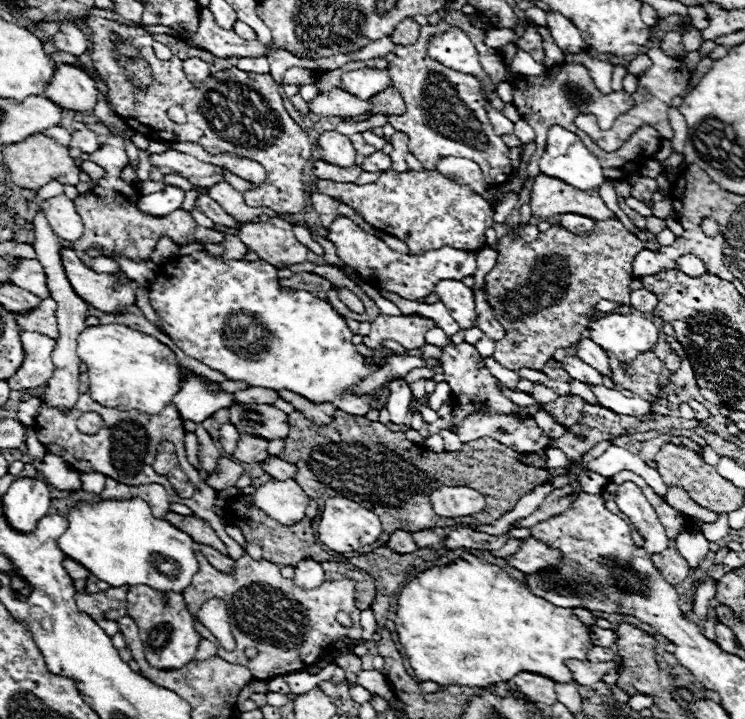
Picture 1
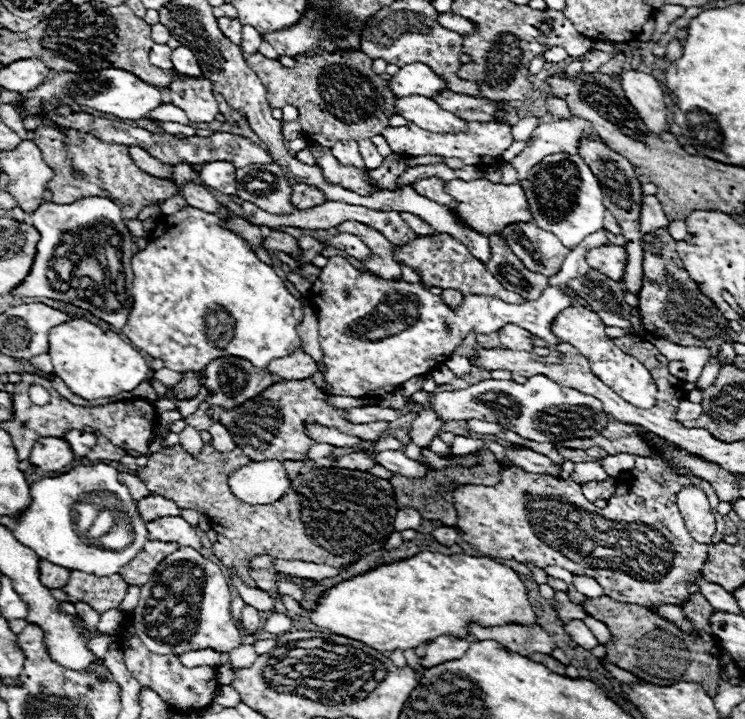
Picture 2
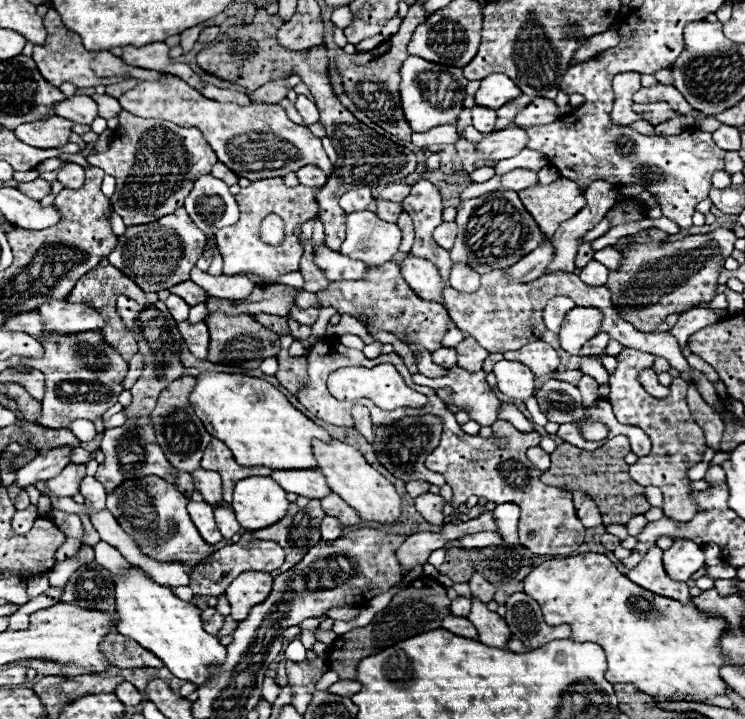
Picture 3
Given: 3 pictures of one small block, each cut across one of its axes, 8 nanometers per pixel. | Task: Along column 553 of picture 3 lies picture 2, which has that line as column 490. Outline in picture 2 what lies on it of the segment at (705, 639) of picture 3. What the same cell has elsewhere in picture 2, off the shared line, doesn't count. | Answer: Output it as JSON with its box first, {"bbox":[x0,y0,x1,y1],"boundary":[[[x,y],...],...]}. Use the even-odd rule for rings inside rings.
{"bbox":[308,552,534,652],"boundary":[[[418,552],[412,558],[382,564],[364,574],[338,582],[322,592],[318,604],[308,610],[310,622],[328,628],[334,634],[366,642],[380,652],[392,652],[396,648],[408,650],[420,646],[424,640],[434,640],[442,634],[452,634],[456,638],[468,638],[466,624],[476,622],[480,626],[494,626],[506,622],[534,624],[534,612],[528,602],[528,592],[514,570],[502,566],[490,558],[474,558],[466,554],[438,554],[438,552]]]}

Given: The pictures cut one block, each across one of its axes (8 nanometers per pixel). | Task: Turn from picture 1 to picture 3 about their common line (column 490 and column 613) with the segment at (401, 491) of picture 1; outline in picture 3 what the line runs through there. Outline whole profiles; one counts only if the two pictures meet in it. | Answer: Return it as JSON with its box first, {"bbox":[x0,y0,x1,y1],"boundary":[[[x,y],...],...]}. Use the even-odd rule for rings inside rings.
{"bbox":[542,436,650,524],"boundary":[[[616,436],[608,440],[606,446],[592,452],[578,450],[574,454],[572,448],[574,446],[564,442],[552,452],[552,466],[542,474],[542,482],[550,486],[558,486],[568,492],[582,490],[590,494],[602,512],[604,524],[626,524],[632,516],[650,510],[650,504],[644,498],[644,486],[636,484],[628,476],[628,464],[624,462],[624,456],[630,452],[630,442],[626,436]]]}

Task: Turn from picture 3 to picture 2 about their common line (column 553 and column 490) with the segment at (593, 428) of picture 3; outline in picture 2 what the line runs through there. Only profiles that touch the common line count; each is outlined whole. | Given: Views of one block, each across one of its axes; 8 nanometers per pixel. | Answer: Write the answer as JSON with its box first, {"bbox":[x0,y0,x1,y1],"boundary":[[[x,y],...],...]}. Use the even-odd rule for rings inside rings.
{"bbox":[428,374,610,442],"boundary":[[[542,374],[528,378],[526,384],[518,384],[514,380],[482,380],[466,390],[438,392],[430,400],[428,410],[434,410],[438,418],[446,418],[446,422],[470,418],[496,422],[506,430],[522,434],[522,438],[534,442],[592,438],[598,436],[610,420],[608,414],[602,410],[602,402],[598,402],[594,396],[560,386]]]}

